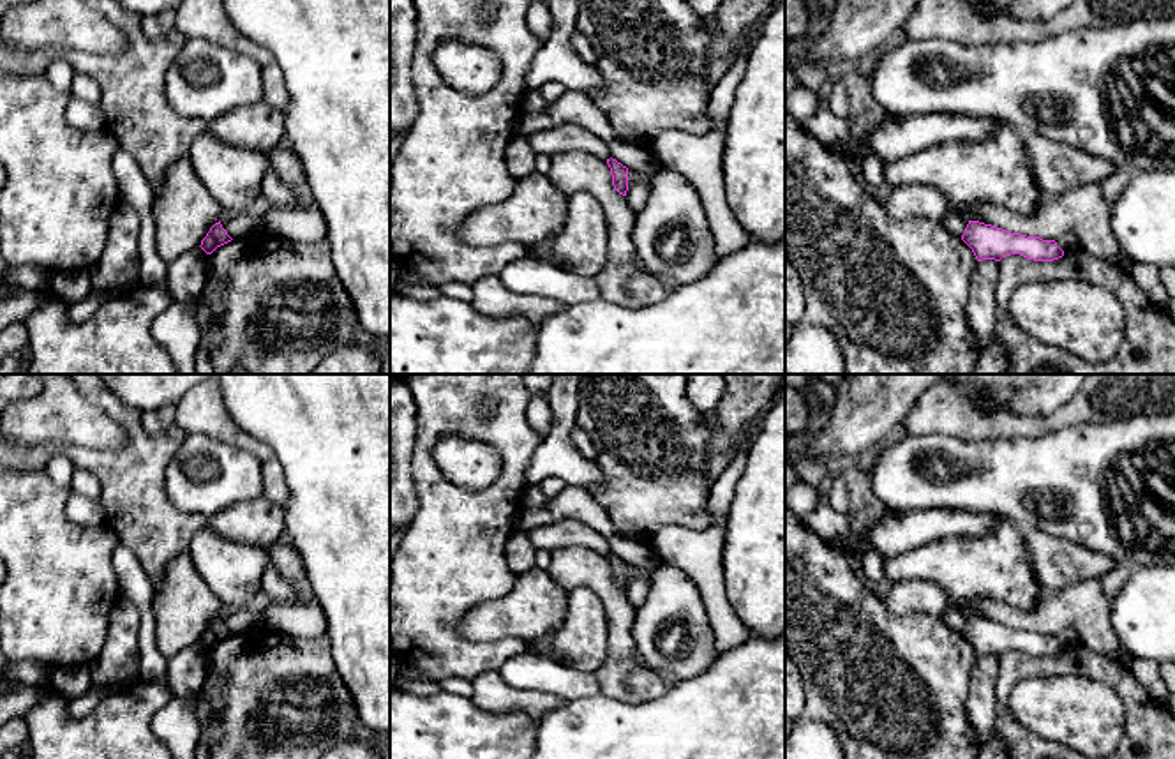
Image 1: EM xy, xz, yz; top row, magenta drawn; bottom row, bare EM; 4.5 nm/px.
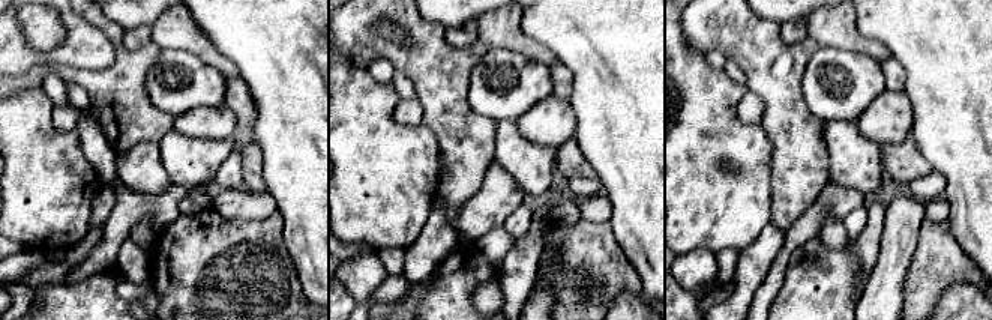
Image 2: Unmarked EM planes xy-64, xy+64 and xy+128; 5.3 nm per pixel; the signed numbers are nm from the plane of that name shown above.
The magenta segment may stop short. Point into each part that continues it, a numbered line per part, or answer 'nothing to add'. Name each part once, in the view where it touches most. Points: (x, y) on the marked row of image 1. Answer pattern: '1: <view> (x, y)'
nothing to add

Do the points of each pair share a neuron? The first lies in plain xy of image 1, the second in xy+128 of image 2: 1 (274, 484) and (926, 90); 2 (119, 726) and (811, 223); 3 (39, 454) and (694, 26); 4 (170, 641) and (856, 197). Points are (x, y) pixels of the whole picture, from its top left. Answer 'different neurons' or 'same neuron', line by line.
1: different neurons
2: different neurons
3: same neuron
4: same neuron

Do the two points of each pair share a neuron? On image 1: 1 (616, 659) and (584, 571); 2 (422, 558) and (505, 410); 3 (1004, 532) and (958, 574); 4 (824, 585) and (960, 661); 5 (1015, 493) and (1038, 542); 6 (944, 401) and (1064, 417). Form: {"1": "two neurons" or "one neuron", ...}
{"1": "one neuron", "2": "one neuron", "3": "one neuron", "4": "one neuron", "5": "two neurons", "6": "one neuron"}

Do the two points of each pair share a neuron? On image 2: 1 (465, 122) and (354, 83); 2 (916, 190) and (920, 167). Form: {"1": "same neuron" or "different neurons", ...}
{"1": "different neurons", "2": "different neurons"}

